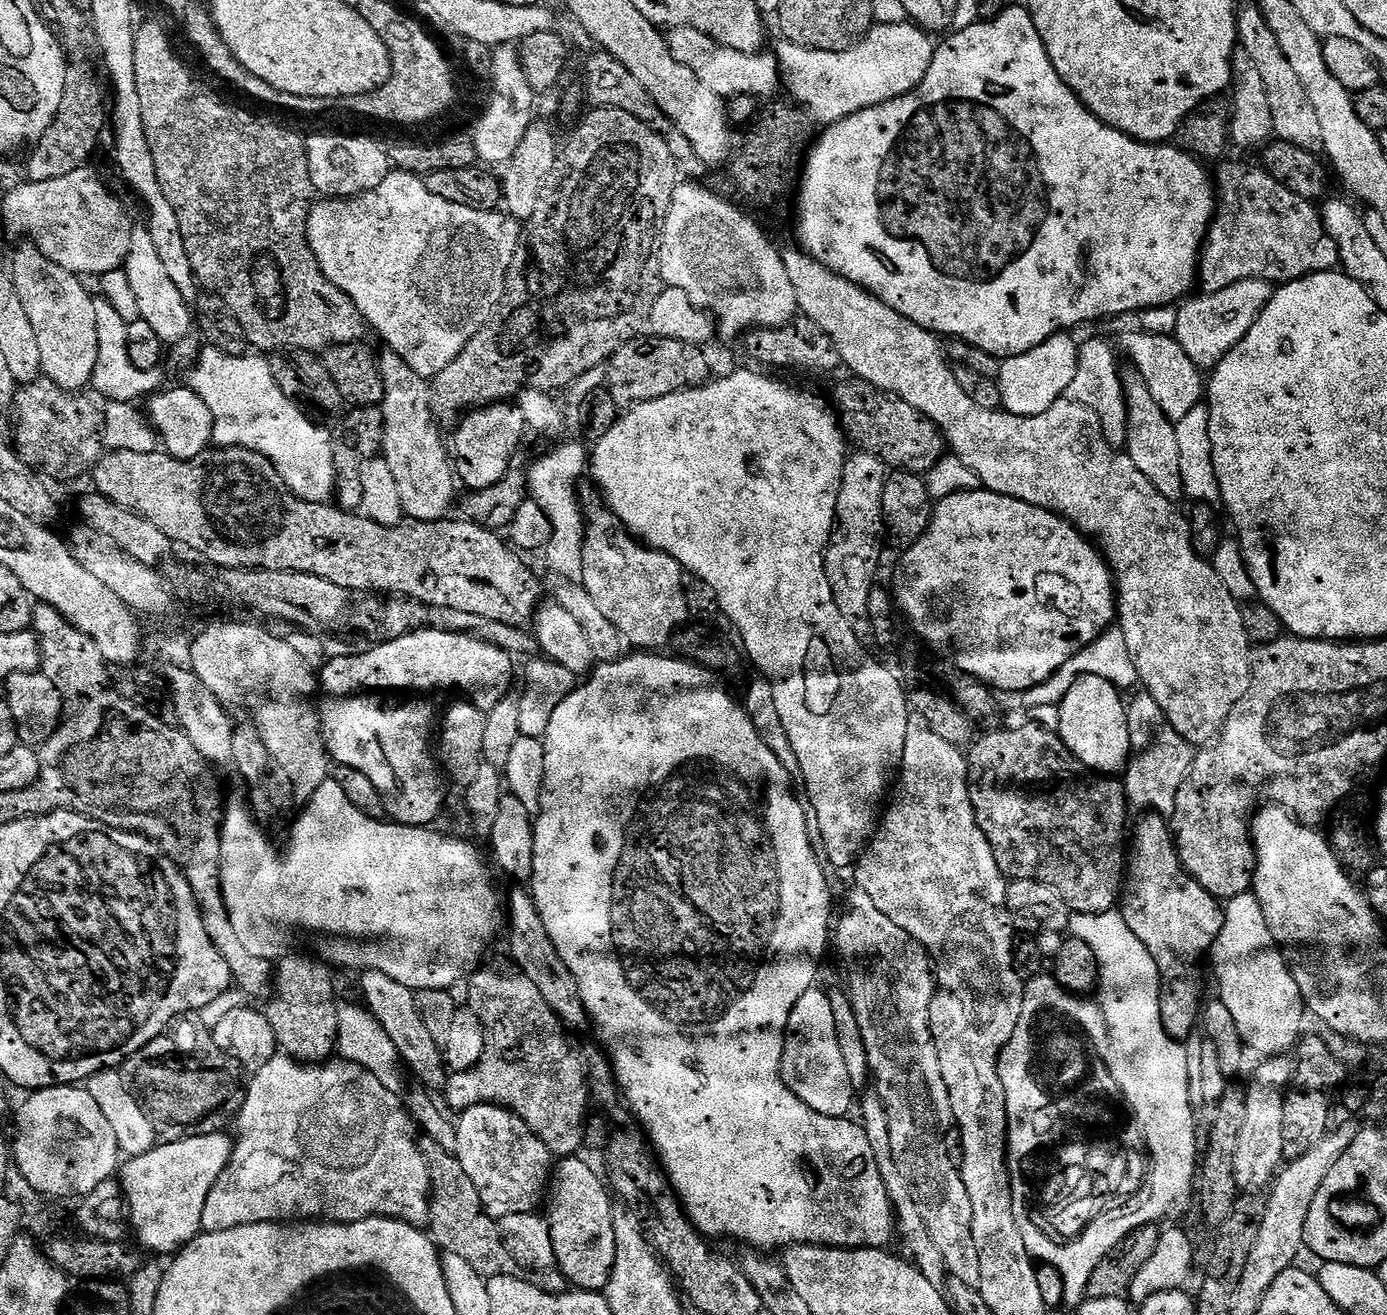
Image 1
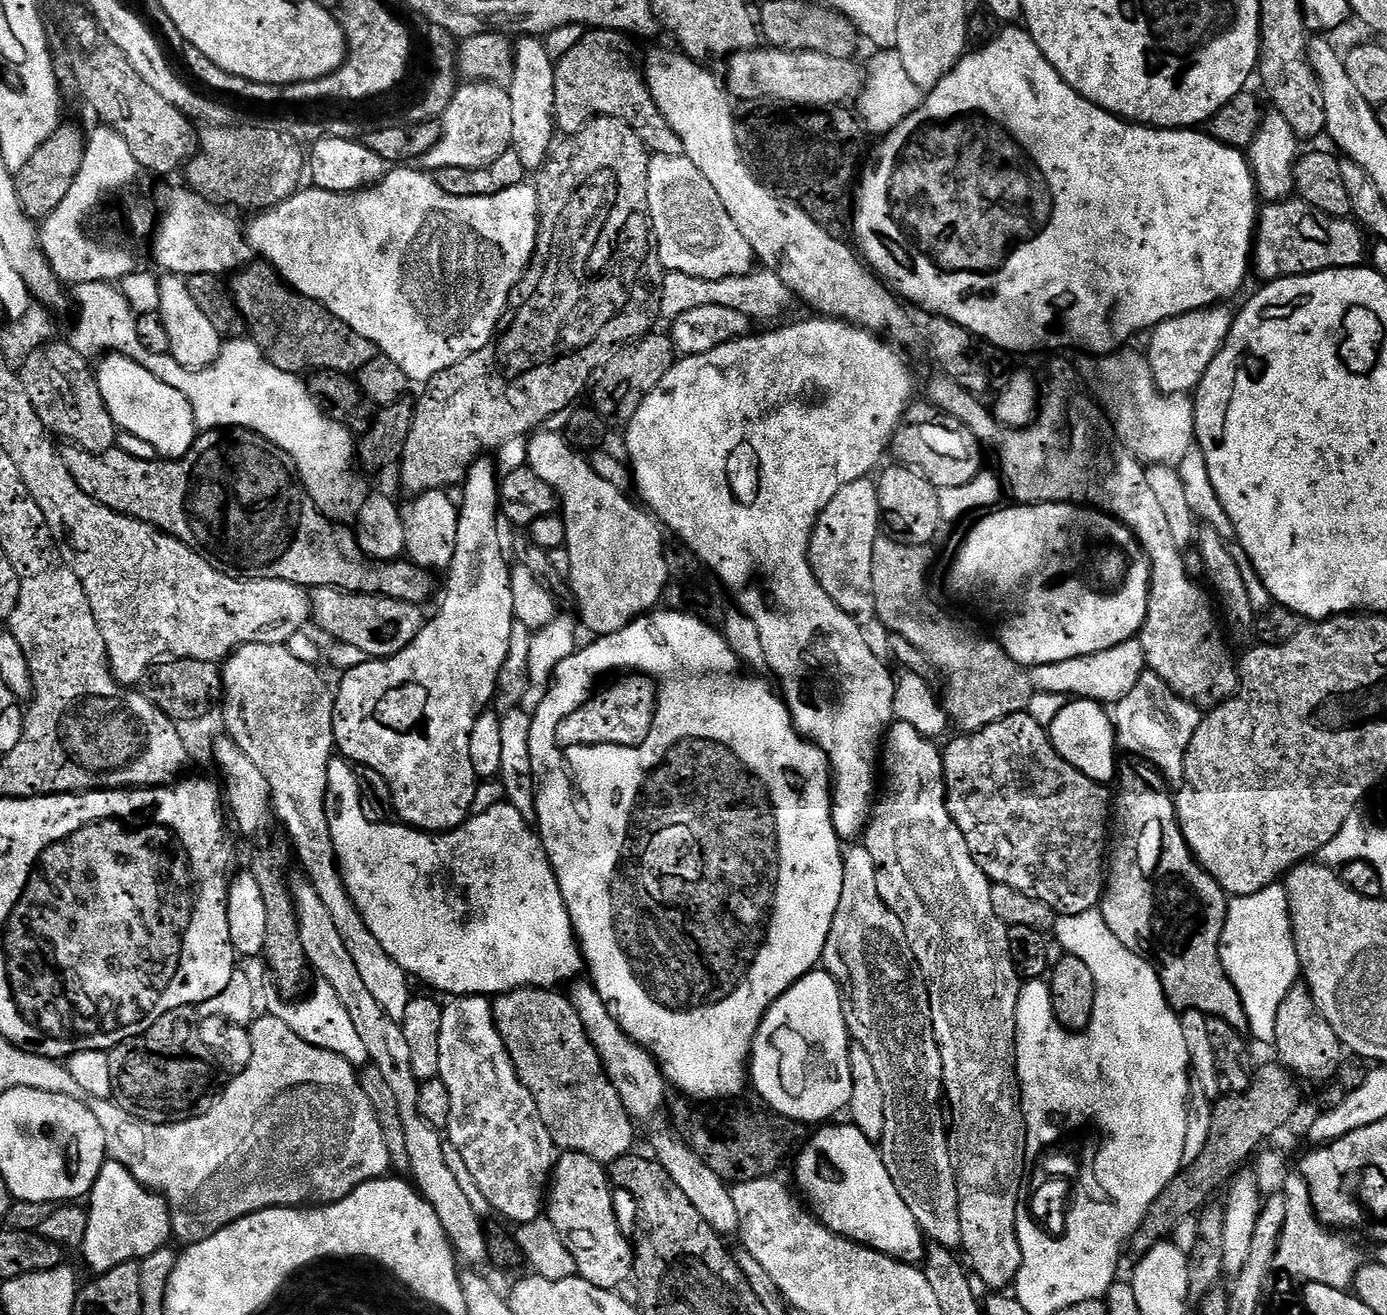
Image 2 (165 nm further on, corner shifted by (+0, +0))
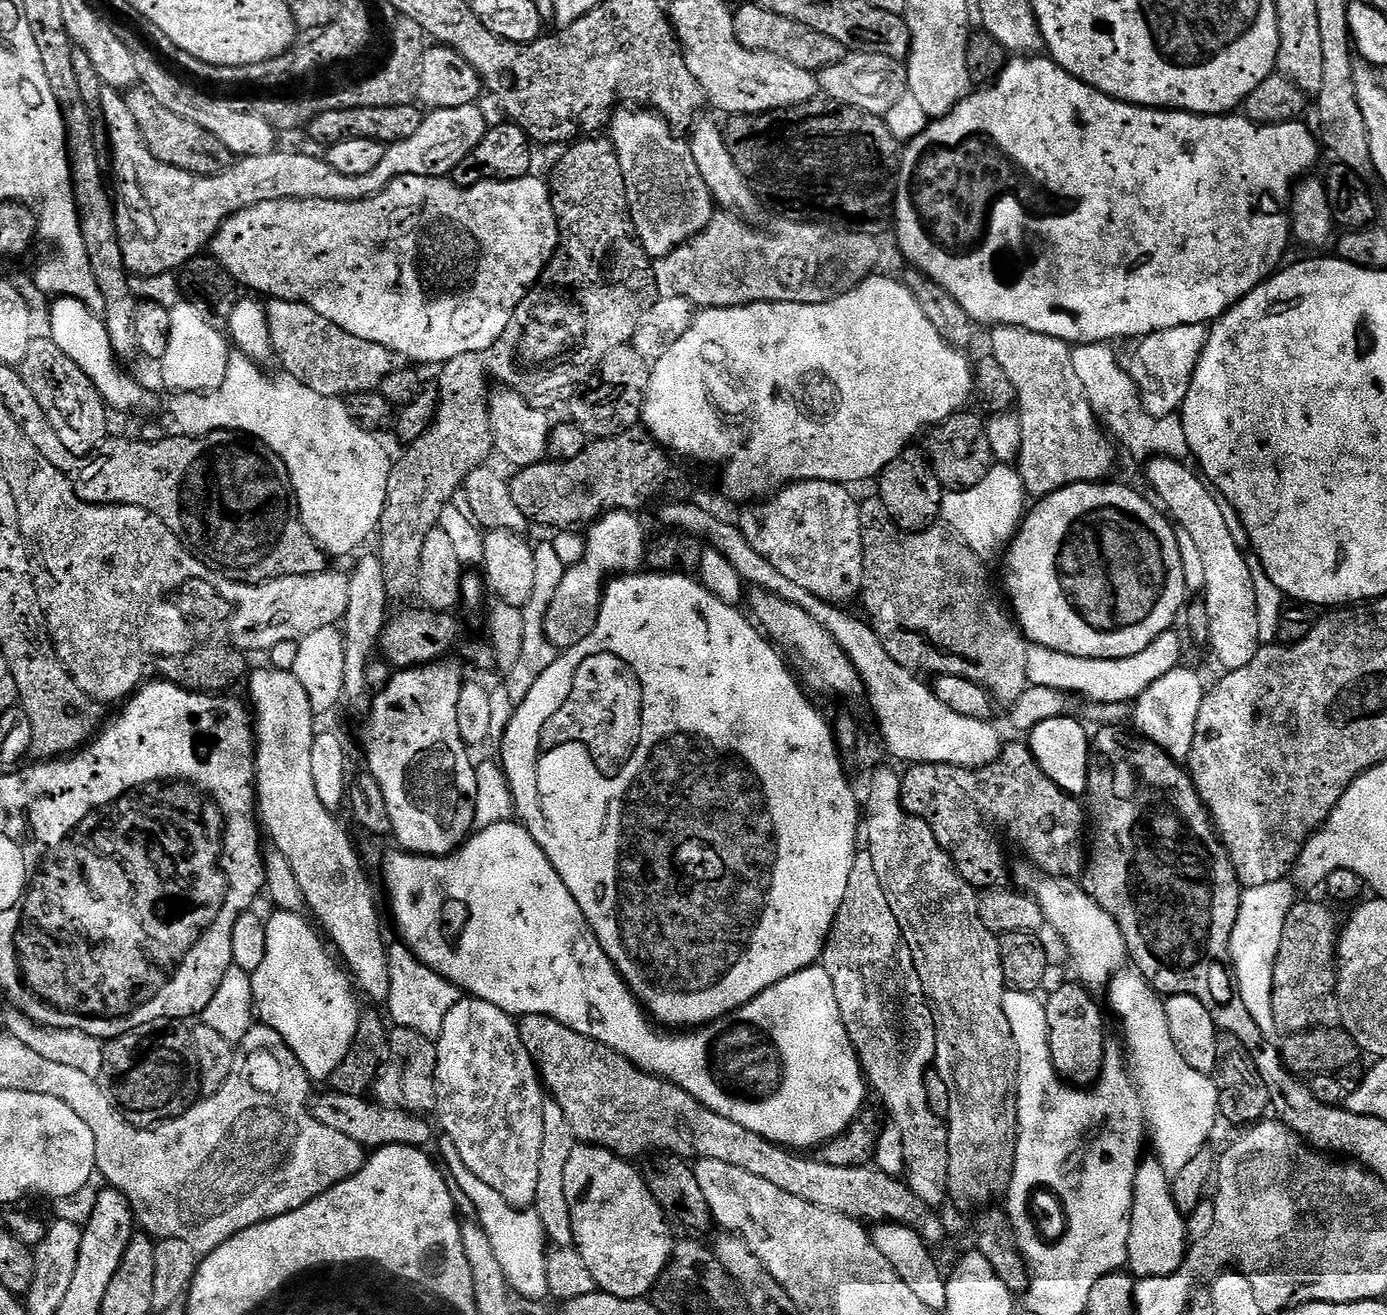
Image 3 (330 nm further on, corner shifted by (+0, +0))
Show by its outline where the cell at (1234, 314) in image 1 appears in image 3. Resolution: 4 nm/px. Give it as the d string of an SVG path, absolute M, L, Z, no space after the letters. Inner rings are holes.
M1202 324L1174 326L1170 330L1152 332L1143 339L1138 354L1130 357L1126 368L1140 392L1142 406L1156 419L1177 415L1190 390L1198 358L1202 358L1202 350L1206 350L1208 328Z

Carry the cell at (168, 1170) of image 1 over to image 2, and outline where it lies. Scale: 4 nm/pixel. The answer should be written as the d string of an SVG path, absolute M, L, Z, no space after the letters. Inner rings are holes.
M111 1158L105 1159L94 1182L86 1211L88 1225L82 1255L96 1274L109 1272L131 1260L142 1261L173 1239L172 1215L163 1196L145 1188L126 1166Z

